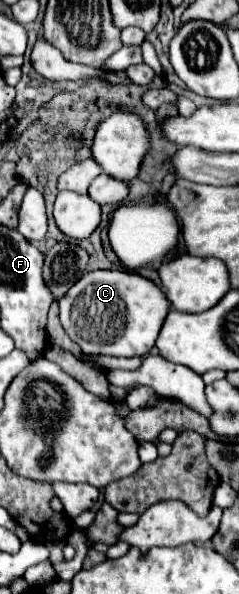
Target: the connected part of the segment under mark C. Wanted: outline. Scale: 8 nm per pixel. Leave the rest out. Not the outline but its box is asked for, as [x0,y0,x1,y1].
[58,270,170,356]

